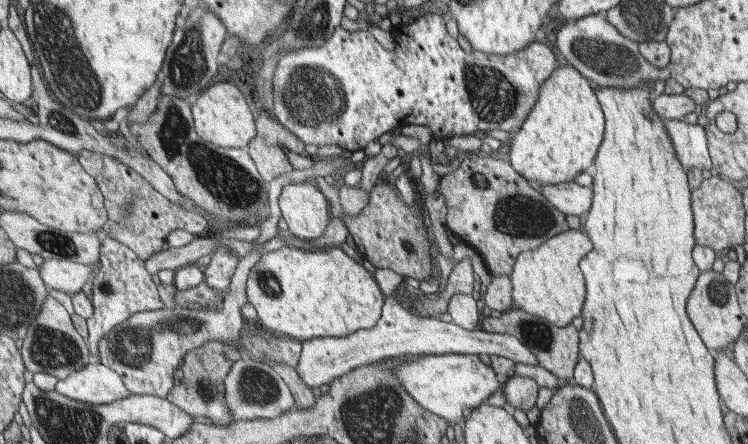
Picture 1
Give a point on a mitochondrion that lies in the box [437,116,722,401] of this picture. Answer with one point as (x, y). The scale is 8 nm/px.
(515, 215)

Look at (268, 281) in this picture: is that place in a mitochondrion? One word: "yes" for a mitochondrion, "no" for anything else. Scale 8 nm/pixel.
yes

